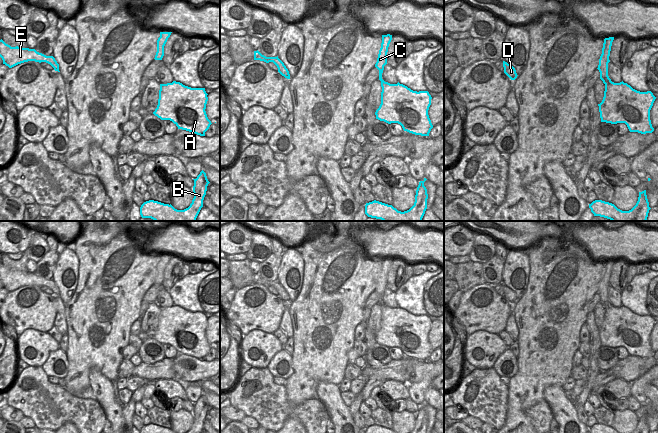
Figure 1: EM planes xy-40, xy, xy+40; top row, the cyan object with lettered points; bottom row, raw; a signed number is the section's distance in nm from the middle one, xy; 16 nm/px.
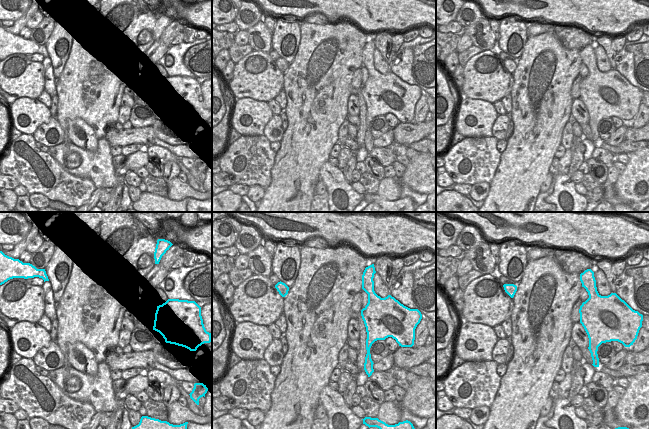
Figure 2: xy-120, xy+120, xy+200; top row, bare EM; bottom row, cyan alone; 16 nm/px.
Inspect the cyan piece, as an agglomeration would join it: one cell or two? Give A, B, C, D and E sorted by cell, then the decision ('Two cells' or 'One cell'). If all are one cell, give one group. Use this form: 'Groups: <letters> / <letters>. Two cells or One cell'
Groups: A B C D E. One cell.

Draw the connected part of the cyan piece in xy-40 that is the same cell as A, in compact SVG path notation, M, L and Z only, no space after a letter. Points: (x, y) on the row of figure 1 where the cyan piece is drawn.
M180 82L160 84L158 105L153 114L172 121L178 129L205 136L212 124L206 114L205 88L191 88Z

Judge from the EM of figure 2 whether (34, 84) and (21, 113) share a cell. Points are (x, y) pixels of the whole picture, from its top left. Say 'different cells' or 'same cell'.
different cells

